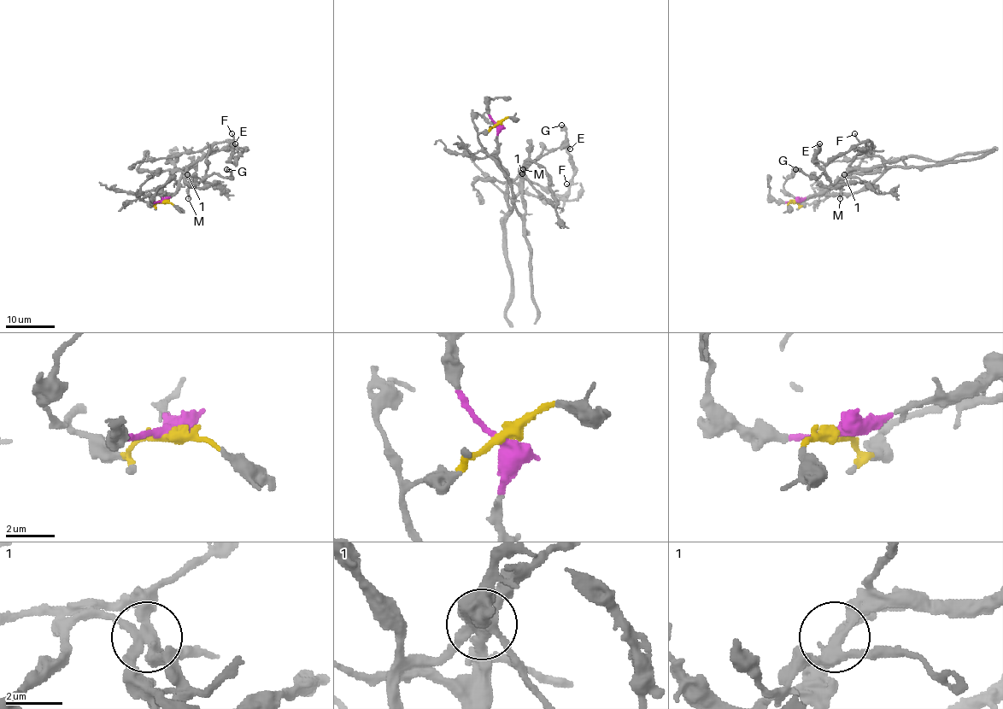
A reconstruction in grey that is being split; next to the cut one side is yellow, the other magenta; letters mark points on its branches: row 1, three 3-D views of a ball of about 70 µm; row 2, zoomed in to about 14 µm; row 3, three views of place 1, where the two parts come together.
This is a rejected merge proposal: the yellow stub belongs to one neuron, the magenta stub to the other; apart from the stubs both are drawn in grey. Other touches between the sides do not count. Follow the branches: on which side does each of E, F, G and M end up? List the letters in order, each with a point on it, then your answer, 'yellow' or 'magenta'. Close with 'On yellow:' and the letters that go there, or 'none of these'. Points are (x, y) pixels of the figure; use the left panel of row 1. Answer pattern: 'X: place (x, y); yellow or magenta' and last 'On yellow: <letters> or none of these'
E: place (235, 143); magenta
F: place (231, 133); magenta
G: place (226, 169); yellow
M: place (188, 198); magenta
On yellow: G

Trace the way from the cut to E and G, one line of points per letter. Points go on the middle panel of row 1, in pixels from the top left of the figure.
E: (497, 124), (497, 158), (507, 175), (508, 212), (519, 193), (559, 201), (573, 173), (566, 144), (570, 149)
G: (497, 124), (478, 137), (507, 180), (514, 208), (523, 214), (522, 172), (564, 143), (566, 132), (561, 125)

